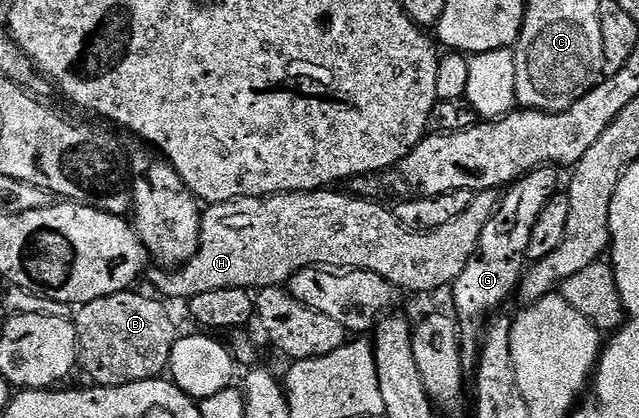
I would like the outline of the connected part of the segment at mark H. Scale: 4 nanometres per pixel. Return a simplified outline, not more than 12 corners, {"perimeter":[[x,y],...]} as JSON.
{"perimeter":[[342,190],[241,196],[153,291],[282,286],[302,268],[449,289],[500,199],[413,232]]}

